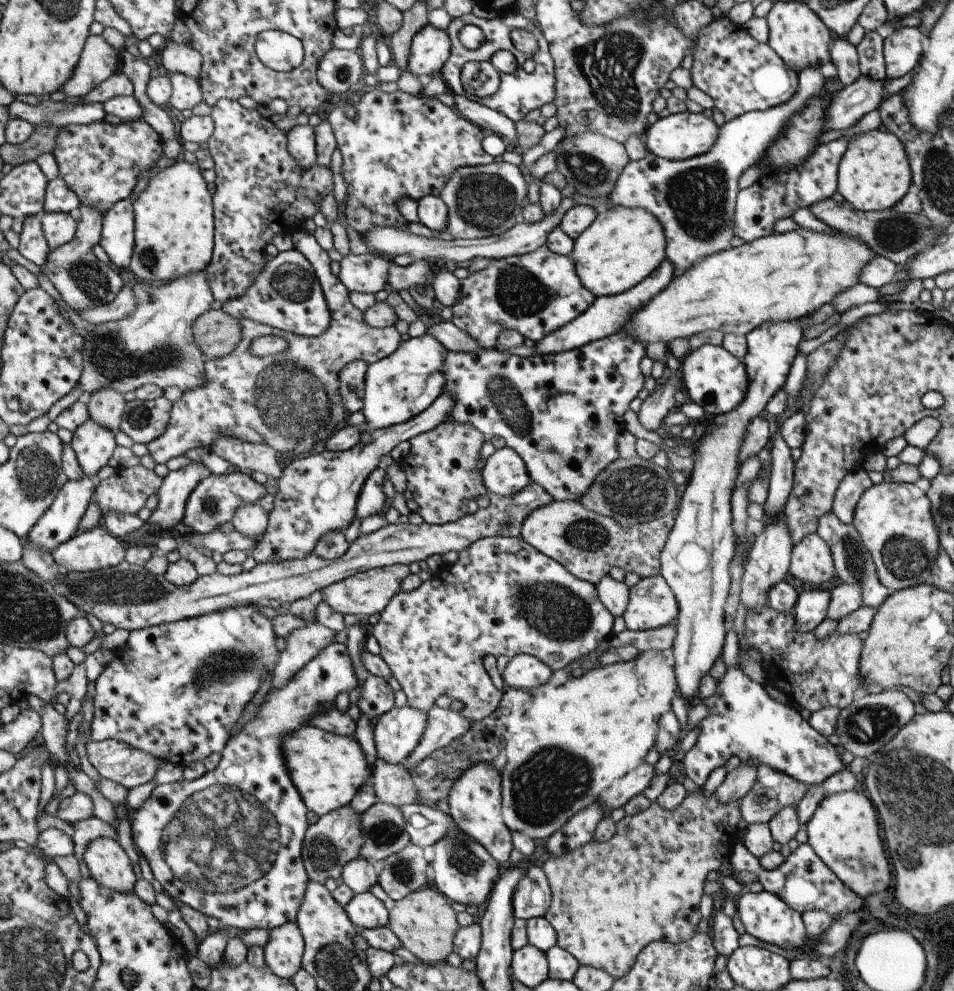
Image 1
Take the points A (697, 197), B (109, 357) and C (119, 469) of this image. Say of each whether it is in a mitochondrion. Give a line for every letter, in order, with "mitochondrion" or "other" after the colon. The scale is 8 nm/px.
A: mitochondrion
B: mitochondrion
C: other

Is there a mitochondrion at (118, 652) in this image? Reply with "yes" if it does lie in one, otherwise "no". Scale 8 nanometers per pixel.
no

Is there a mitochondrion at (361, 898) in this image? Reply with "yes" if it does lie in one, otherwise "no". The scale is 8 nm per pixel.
no

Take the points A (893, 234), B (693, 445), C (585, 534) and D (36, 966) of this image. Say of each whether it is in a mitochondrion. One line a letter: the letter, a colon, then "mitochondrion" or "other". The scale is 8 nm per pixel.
A: mitochondrion
B: other
C: mitochondrion
D: mitochondrion

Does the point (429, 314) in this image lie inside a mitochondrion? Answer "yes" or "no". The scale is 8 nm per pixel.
no

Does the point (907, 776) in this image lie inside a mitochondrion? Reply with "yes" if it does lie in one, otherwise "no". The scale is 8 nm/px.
yes

